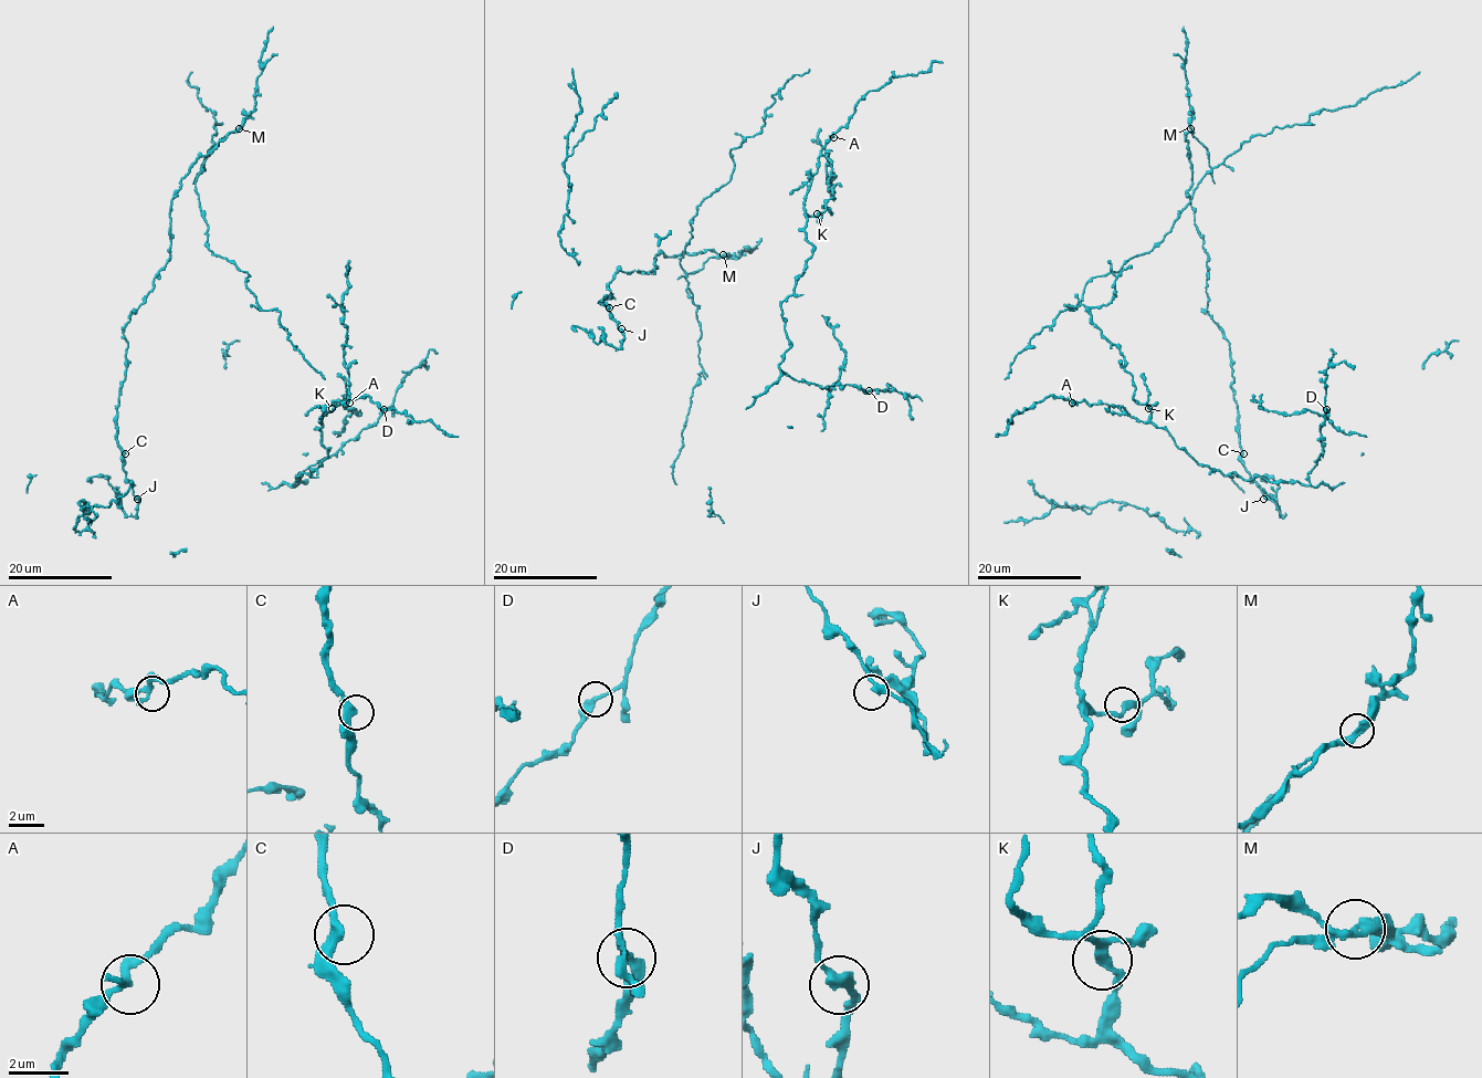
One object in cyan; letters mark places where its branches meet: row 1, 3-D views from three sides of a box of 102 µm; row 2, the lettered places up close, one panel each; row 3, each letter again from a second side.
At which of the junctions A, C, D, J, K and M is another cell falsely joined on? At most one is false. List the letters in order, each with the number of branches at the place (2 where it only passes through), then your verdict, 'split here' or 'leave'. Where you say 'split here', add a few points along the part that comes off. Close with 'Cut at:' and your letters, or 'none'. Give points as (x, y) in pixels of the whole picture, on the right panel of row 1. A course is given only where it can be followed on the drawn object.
A: 2 branches meet; leave
C: 2 branches meet; leave
D: 2 branches meet; leave
J: 2 branches meet; leave
K: 2 branches meet; leave
M: 2 branches meet; split here; foreign part runs (1190, 128), (1207, 150), (1210, 169), (1172, 229), (1149, 251), (1086, 283), (1081, 301), (1031, 339), (1005, 379)
Cut at: M

